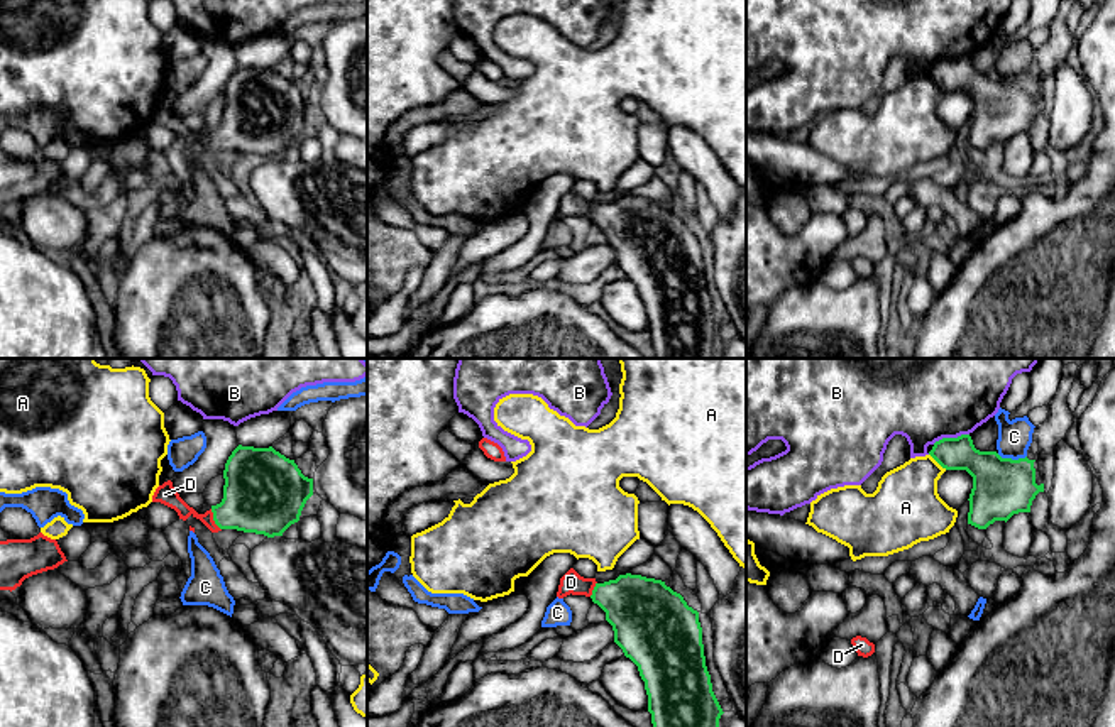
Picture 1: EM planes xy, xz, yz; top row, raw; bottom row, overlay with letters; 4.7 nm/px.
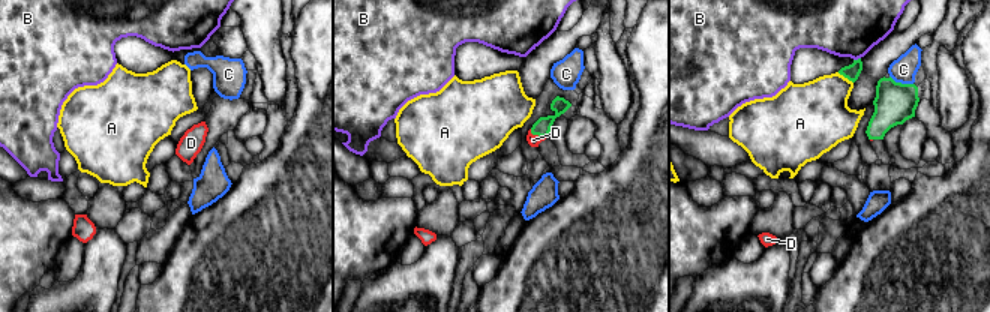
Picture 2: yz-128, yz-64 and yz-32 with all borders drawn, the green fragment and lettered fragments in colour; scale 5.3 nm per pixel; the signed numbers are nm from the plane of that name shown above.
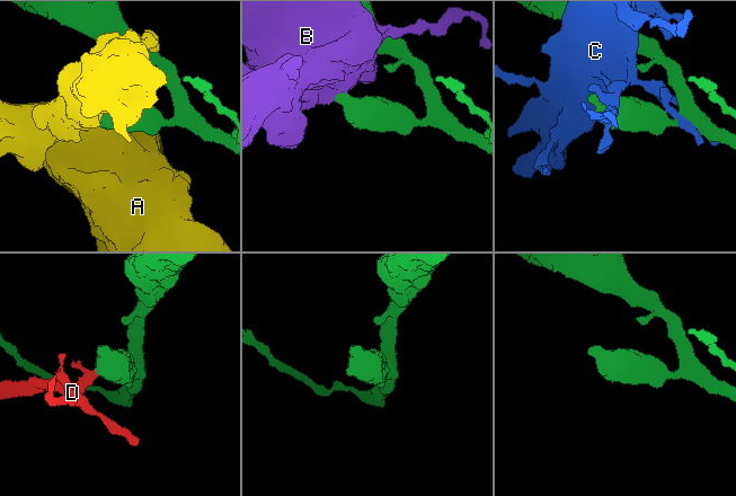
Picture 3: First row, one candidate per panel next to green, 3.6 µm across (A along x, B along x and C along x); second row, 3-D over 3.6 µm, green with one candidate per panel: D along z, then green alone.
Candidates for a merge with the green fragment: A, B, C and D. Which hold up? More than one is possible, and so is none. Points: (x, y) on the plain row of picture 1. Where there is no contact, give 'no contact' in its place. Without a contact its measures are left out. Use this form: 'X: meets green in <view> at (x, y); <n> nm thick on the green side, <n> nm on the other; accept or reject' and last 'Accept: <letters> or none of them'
A: meets green in yz at (938, 83); 170 nm thick on the green side, 320 nm on the other; reject
B: meets green in yz at (950, 60); 180 nm thick on the green side, 300 nm on the other; reject
C: meets green in yz at (1010, 80); 280 nm thick on the green side, 160 nm on the other; reject
D: meets green in xy at (214, 141); 360 nm thick on the green side, 90 nm on the other; accept
Accept: D

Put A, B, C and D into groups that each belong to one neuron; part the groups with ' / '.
A / B / C / D

